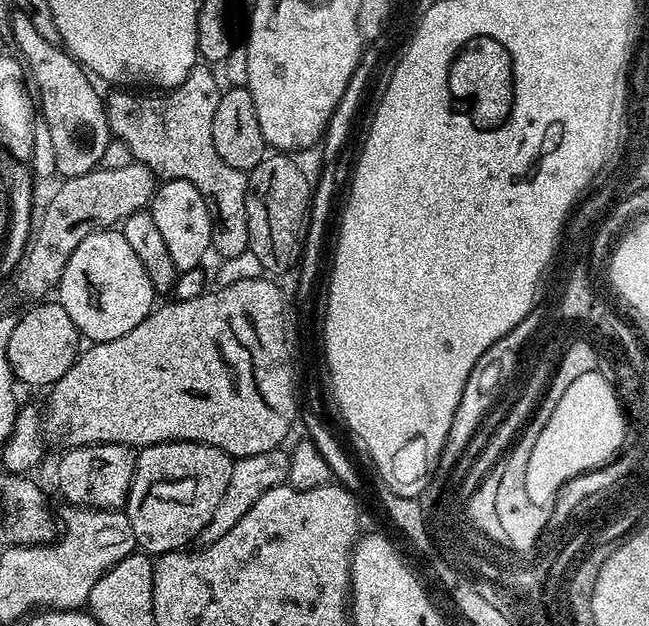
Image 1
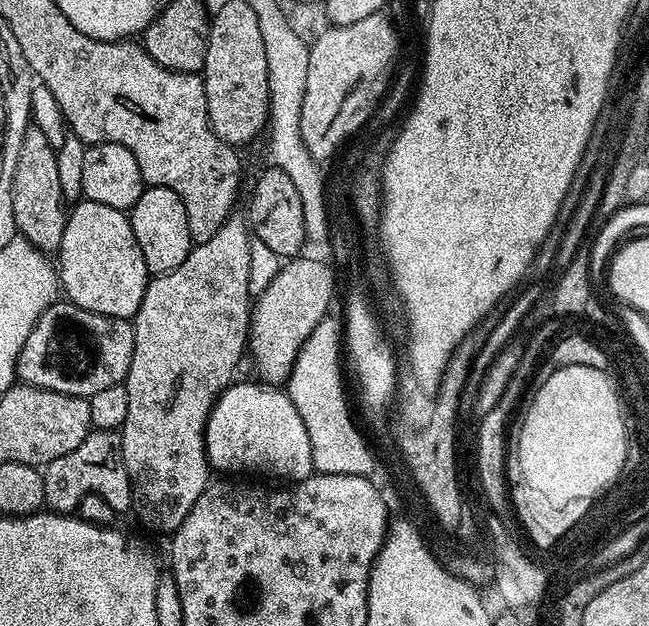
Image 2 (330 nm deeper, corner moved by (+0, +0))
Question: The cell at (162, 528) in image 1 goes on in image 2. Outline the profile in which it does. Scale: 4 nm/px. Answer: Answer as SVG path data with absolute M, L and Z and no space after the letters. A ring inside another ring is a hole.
M233 214L228 217L228 221L218 230L218 234L214 234L214 238L210 238L206 242L195 245L192 253L186 258L186 262L182 262L182 266L178 266L169 272L161 272L153 275L148 282L148 288L144 291L144 297L140 303L140 309L137 310L134 317L134 358L130 362L130 370L128 371L128 379L126 387L128 390L128 405L126 406L126 418L122 427L119 429L120 445L122 446L122 458L124 465L128 471L130 478L130 486L132 487L132 506L131 511L136 512L136 516L149 528L152 532L168 532L167 534L175 534L182 526L182 522L190 514L190 510L194 506L194 502L198 502L198 498L204 489L210 483L210 465L208 456L204 452L204 428L208 425L208 415L212 412L212 408L216 404L220 393L233 383L236 372L236 363L240 359L245 359L246 343L250 331L250 296L248 300L248 283L252 280L252 248L248 245L250 228L246 223L245 217L239 214Z

